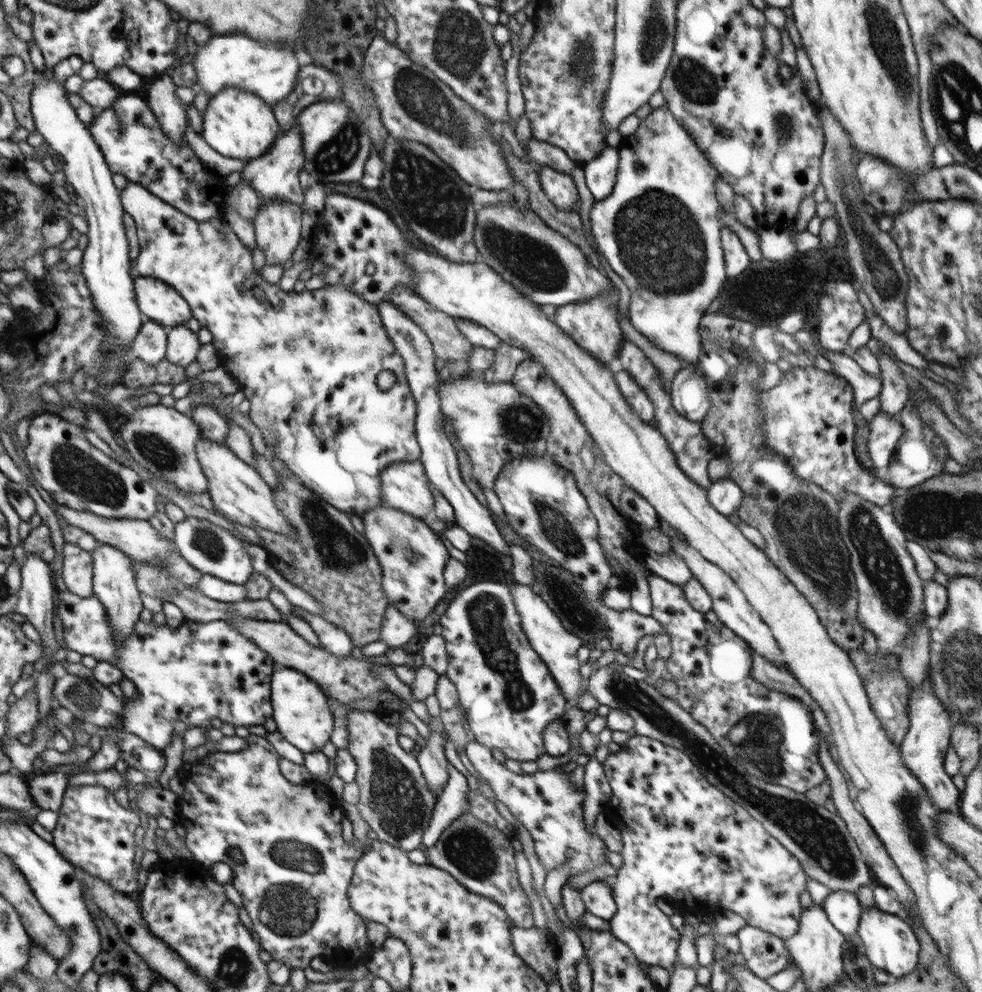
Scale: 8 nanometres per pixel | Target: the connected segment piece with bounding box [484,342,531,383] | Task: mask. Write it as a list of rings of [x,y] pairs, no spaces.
[[[502,342],[495,348],[494,362],[484,371],[487,383],[510,383],[515,369],[521,362],[531,358],[530,352],[523,348],[512,347]]]

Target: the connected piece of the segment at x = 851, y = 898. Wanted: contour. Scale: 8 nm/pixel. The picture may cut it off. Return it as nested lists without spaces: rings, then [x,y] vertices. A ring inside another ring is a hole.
[[[832,891],[822,904],[830,923],[844,936],[858,931],[862,907],[854,893],[847,891]]]

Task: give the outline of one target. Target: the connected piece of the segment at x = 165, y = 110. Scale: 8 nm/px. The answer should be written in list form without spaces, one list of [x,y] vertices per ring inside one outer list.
[[[162,74],[150,86],[147,99],[167,137],[175,144],[185,142],[187,115],[180,106],[180,99],[176,97],[176,84],[173,78],[168,74]]]

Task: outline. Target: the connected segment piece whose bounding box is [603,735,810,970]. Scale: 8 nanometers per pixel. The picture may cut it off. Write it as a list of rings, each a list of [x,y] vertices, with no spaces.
[[[635,735],[620,745],[618,753],[612,753],[606,758],[603,762],[603,769],[612,789],[612,801],[618,811],[618,820],[615,826],[621,831],[623,840],[623,849],[620,853],[623,858],[623,865],[616,870],[616,879],[611,883],[618,910],[610,921],[610,932],[632,950],[632,954],[636,956],[639,964],[670,970],[677,962],[680,931],[673,928],[669,917],[656,906],[656,898],[658,896],[664,897],[666,892],[694,890],[694,892],[700,892],[700,894],[708,894],[712,900],[718,900],[718,904],[722,908],[732,910],[738,916],[742,916],[749,926],[776,935],[782,940],[788,940],[788,938],[796,934],[803,912],[800,905],[800,896],[806,890],[807,882],[810,880],[804,872],[800,861],[791,852],[788,852],[788,849],[784,848],[784,845],[780,844],[780,841],[776,840],[764,828],[764,825],[758,819],[755,819],[743,806],[738,806],[735,800],[730,800],[726,794],[720,792],[719,788],[714,788],[712,783],[706,780],[699,767],[695,765],[694,761],[687,754],[654,738]]]

